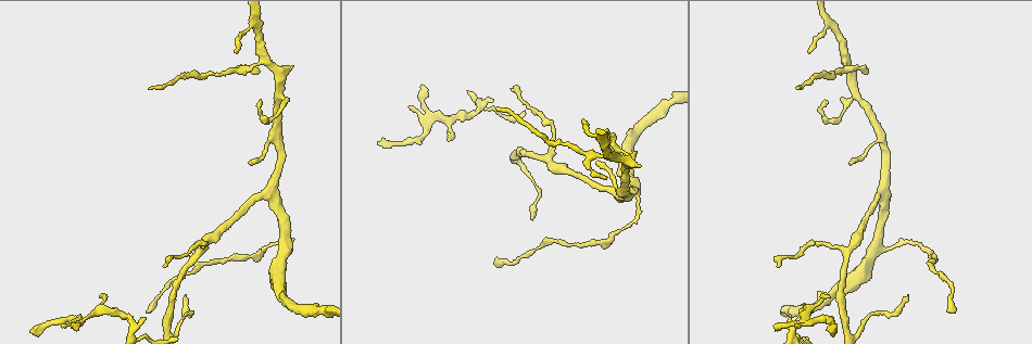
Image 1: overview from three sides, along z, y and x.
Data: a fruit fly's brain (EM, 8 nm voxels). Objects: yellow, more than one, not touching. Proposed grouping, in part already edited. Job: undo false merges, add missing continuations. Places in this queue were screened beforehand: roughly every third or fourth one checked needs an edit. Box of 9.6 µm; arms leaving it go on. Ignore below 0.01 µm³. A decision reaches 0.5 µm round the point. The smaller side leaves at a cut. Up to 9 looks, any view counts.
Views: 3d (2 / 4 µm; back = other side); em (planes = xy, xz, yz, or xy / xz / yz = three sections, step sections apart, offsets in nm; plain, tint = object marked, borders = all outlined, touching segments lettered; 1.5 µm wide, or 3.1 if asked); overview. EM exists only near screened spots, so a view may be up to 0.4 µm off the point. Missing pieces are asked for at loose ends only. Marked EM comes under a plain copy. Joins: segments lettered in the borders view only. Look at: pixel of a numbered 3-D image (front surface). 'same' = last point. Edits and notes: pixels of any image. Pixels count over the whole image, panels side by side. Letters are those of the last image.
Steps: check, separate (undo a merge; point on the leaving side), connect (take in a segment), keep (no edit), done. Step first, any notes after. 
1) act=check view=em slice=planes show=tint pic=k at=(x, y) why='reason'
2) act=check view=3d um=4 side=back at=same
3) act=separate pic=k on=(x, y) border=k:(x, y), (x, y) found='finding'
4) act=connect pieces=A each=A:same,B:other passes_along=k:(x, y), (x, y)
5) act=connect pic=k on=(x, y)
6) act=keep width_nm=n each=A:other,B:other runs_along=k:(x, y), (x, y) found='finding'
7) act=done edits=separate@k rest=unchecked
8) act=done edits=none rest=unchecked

act=check view=em slice=planes show=borders pic=1 at=(858, 96)

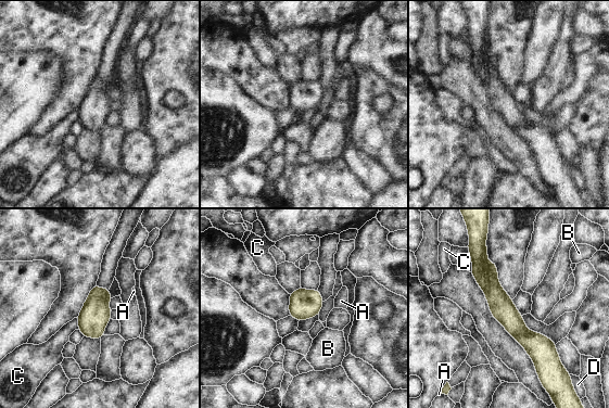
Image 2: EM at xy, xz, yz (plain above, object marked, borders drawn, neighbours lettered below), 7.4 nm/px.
act=keep each=A:other,B:other,C:other,D:other runs_along=2:(477, 259), (503, 309), (548, 366) found='one neuron here'

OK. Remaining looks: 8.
act=check view=em slice=planes show=borders pic=1 at=(852, 163) why='an open end'

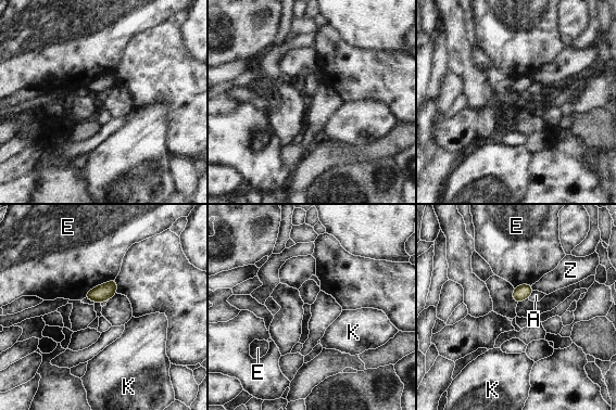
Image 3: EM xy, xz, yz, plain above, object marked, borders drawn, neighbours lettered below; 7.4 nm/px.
act=keep each=A:other,E:other,K:other,Z:other border=3:(533, 291), (528, 298) found='none of them fits'

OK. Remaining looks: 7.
act=check view=em slice=yz step=4 show=borders pic=1 at=(833, 331) why='branch stops here'

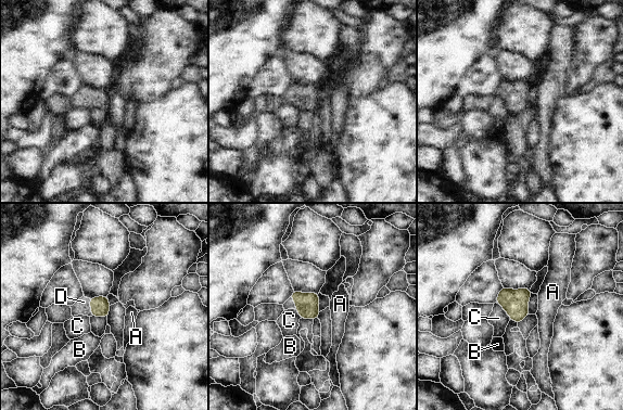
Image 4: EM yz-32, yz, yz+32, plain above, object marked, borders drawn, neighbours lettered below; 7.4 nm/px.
act=connect pieces=D longest_contact=C:150nm each=A:other,B:other,C:other,D:same passes_along=4:(100, 306), (91, 307), (83, 306) found='the neuron continues'

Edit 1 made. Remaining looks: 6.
act=done edits=connect@4 rest=unchecked

